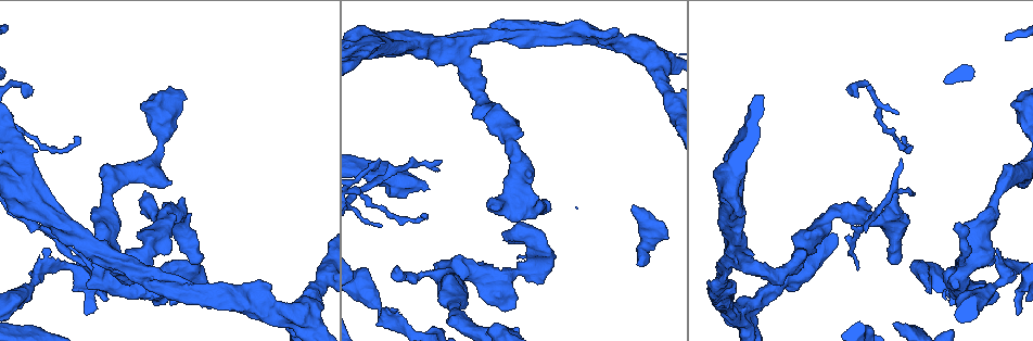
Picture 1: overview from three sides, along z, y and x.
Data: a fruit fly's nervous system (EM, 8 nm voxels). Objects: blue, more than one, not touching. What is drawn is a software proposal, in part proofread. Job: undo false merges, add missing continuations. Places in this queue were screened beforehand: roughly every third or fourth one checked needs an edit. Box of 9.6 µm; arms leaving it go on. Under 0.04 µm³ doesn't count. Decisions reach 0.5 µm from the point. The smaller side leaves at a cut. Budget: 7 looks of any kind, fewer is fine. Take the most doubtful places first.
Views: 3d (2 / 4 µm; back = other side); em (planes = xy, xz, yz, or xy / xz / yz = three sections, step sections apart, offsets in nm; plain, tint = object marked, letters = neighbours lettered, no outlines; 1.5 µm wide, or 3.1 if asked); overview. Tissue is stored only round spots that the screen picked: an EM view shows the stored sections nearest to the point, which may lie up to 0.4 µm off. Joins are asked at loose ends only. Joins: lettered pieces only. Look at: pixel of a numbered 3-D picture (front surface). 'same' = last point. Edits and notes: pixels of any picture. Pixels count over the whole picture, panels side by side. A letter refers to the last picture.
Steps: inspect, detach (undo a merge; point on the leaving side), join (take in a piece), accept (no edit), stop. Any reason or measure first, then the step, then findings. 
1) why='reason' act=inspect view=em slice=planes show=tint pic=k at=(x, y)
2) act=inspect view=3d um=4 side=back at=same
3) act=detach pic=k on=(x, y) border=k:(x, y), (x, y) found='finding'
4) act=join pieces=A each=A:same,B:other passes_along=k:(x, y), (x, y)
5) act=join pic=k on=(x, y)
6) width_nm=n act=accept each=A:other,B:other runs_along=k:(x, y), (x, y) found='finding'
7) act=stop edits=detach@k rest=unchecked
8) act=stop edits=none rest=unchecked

why='thick end' act=inspect view=em slice=planes show=letters pic=1 at=(631, 210)

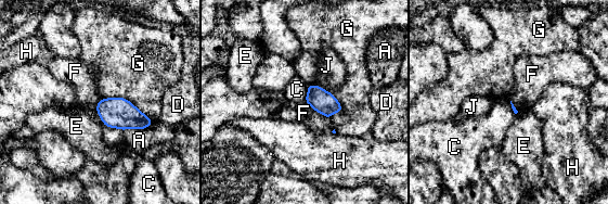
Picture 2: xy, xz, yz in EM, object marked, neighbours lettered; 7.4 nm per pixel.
act=accept each=A:other,C:other,D:other,E:other,F:other,G:other,H:other,J:other border=2:(305, 100), (314, 110), (330, 119) found='no lettered piece goes on from it'

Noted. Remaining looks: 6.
why='branch stops here' act=inspect view=em slice=planes show=letters pic=1 at=(895, 193)

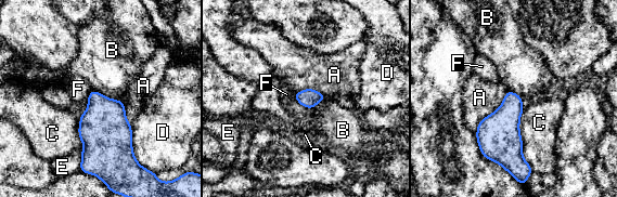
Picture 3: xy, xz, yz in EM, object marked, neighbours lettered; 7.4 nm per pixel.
act=accept each=A:other,B:other,C:other,D:other,E:other,F:other border=3:(92, 90), (121, 102) found='none of them fits'

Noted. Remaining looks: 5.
why='a narrow waist' act=inspect view=em slice=planes show=letters pic=1 at=(105, 201)

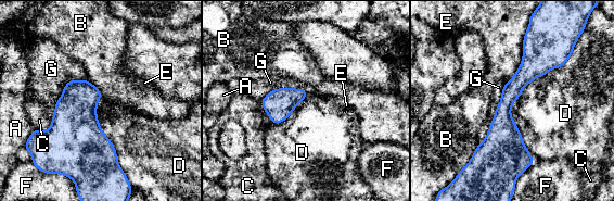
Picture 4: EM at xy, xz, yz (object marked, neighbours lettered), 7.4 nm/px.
act=accept each=A:other,B:other,C:other,D:other,E:other,F:other,G:other border=4:(570, 55), (511, 107), (533, 160) found='all the same neuron'

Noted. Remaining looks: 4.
act=stop edits=none rest=unchecked

